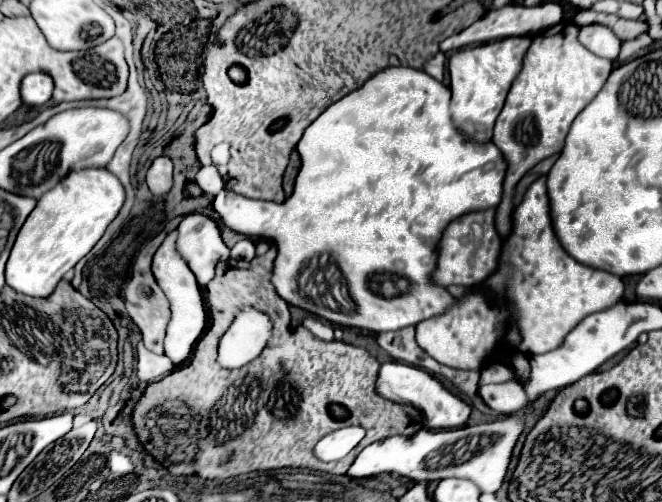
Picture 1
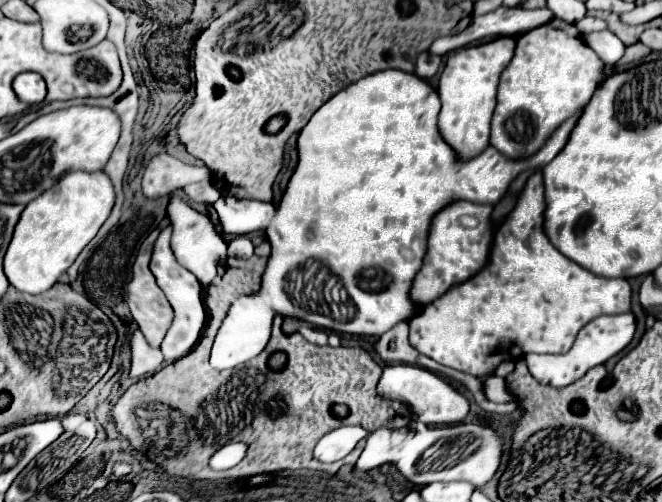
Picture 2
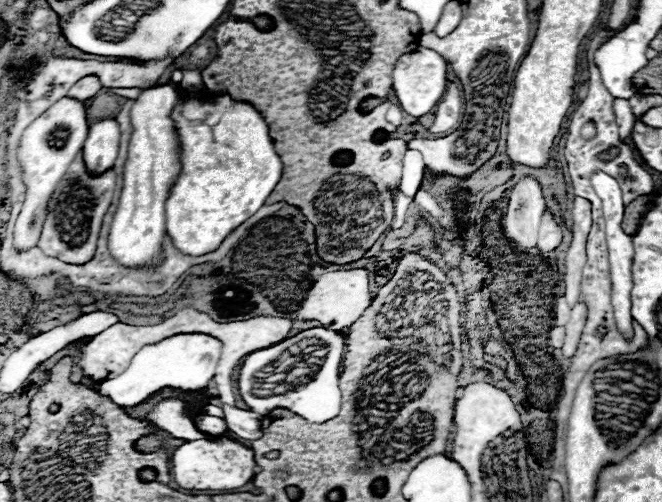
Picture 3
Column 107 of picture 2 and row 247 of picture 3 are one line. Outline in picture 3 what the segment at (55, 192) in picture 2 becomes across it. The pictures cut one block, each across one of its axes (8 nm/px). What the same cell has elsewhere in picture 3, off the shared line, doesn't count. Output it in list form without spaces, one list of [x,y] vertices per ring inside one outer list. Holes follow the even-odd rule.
[[[188,92],[186,100],[178,100],[172,118],[176,122],[180,144],[182,144],[182,172],[166,200],[166,232],[172,244],[188,256],[204,256],[218,250],[218,246],[252,214],[256,214],[266,198],[272,194],[274,186],[282,178],[282,160],[274,152],[272,138],[268,136],[268,126],[264,118],[248,104],[236,104],[228,96],[214,100],[206,92]]]

